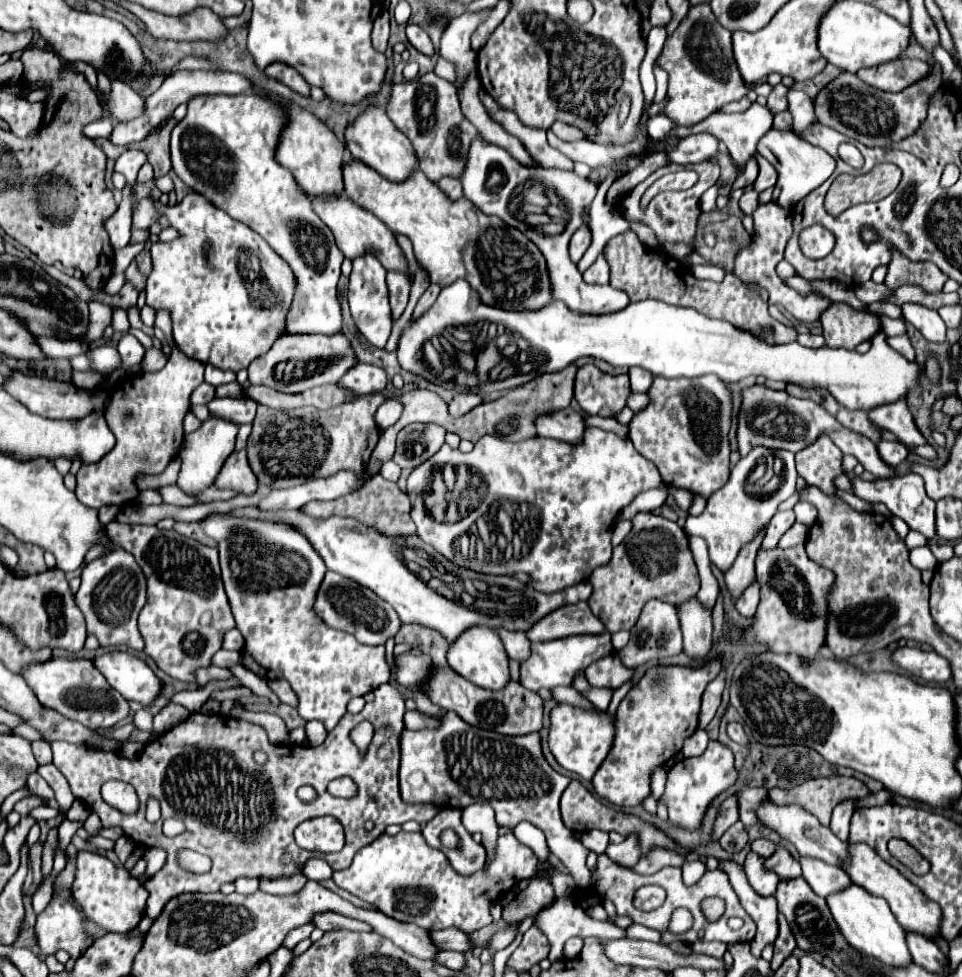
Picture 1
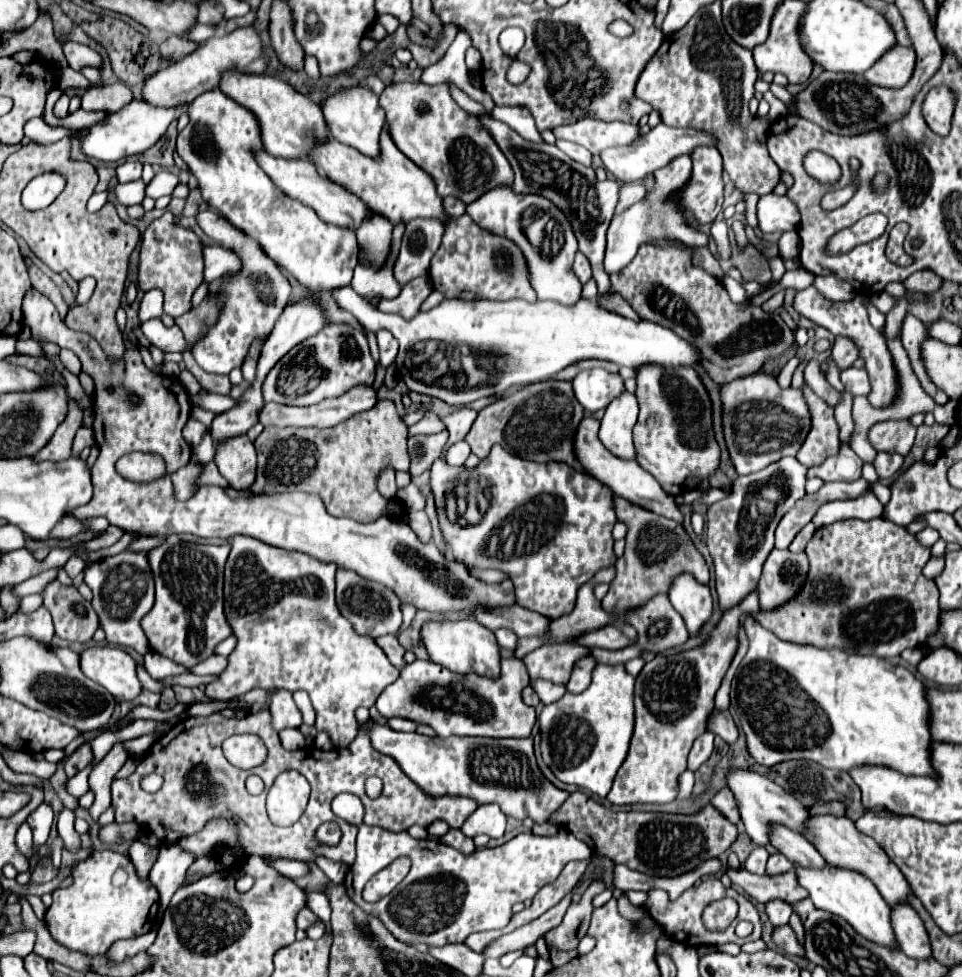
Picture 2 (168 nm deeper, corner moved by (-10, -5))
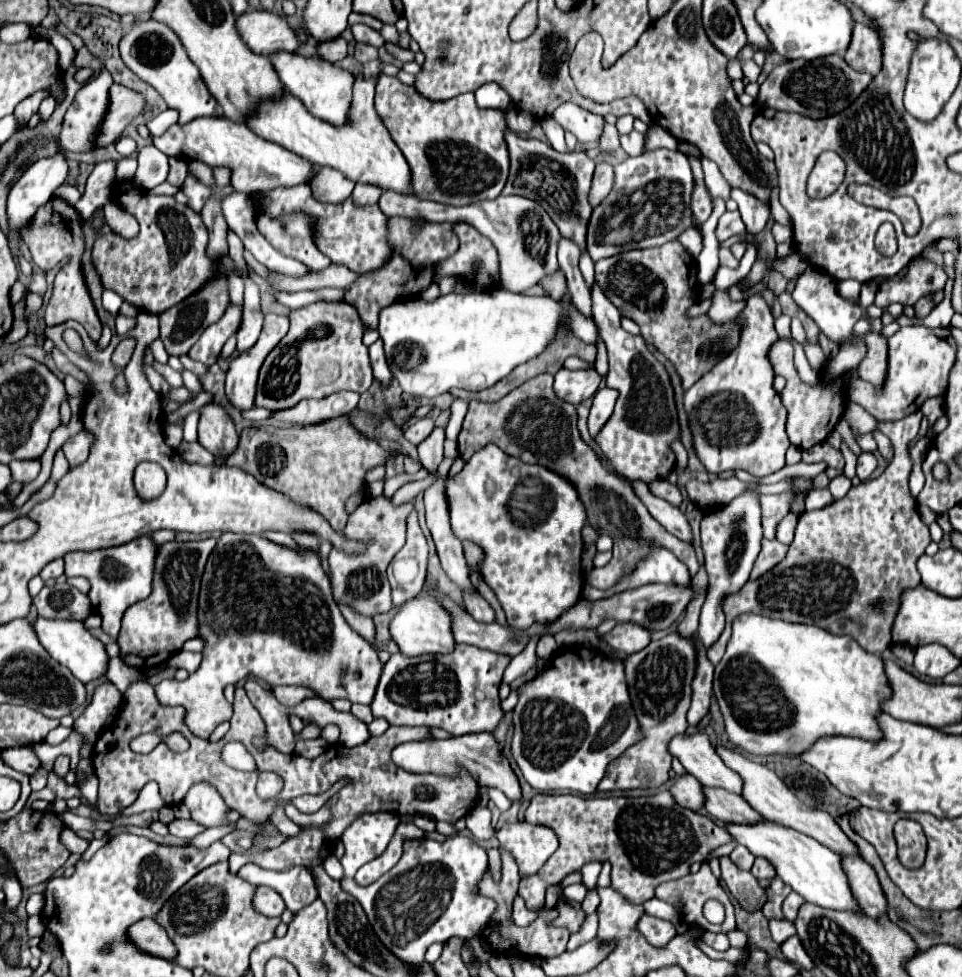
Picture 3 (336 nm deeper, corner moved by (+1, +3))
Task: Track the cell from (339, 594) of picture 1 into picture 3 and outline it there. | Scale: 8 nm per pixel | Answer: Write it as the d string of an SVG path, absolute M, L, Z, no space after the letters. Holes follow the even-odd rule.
M377 496L367 498L351 516L347 526L343 528L343 536L351 540L361 540L365 544L365 550L361 554L347 554L341 548L331 548L329 552L329 568L331 568L331 584L333 584L333 596L337 600L343 600L345 604L355 606L359 612L367 616L383 614L393 608L391 602L391 586L387 580L387 566L393 560L393 556L405 546L405 528L407 528L407 516L411 512L413 504L405 502L401 506L395 506L391 498Z

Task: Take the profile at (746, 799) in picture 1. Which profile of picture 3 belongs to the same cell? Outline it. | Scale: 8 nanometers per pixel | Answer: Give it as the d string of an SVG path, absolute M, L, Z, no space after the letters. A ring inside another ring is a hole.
M689 774L677 778L675 784L669 788L669 794L683 808L691 808L695 812L703 808L703 792L699 792L699 780L691 778Z

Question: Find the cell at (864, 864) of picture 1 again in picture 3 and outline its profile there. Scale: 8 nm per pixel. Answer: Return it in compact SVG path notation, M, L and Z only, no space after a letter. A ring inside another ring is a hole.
M717 746L715 752L719 754L719 758L725 762L727 768L731 768L733 772L737 772L743 780L743 790L741 790L741 798L755 810L759 812L763 818L769 818L769 820L775 820L783 826L789 826L801 834L807 834L811 838L815 838L817 842L825 844L827 848L831 848L833 852L837 854L859 854L855 844L851 844L851 840L847 840L847 836L843 834L843 830L837 826L835 818L833 816L827 816L827 812L819 812L815 808L807 808L801 800L795 800L793 792L783 784L783 780L773 772L769 770L767 766L763 764L757 764L725 746Z

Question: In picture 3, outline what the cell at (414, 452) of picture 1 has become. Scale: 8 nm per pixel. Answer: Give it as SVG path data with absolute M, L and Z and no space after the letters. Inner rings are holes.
M421 418L421 420L415 420L409 428L405 428L403 436L417 446L417 444L423 442L431 432L433 432L433 420L431 420L431 418Z

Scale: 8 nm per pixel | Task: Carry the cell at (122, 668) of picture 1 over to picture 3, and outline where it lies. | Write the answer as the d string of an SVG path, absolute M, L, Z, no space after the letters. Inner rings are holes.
M37 618L33 624L33 632L39 638L39 642L43 644L43 648L51 654L51 658L59 660L59 664L67 666L73 676L81 682L89 682L89 680L99 680L103 678L105 670L107 670L107 652L105 646L89 634L89 630L83 626L83 622L79 620L47 620L47 618Z

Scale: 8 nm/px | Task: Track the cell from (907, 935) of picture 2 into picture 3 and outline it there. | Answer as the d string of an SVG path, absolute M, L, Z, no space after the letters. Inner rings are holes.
M843 856L841 868L847 876L849 888L853 898L857 900L863 914L877 918L879 914L885 914L887 900L883 896L883 890L879 886L879 880L875 876L875 870L859 856Z

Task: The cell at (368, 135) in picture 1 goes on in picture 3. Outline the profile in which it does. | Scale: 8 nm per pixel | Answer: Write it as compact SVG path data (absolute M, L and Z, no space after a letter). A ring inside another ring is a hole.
M275 52L271 54L271 62L273 68L279 76L279 80L283 82L283 86L295 94L305 108L321 118L327 120L329 124L341 126L345 124L345 114L347 114L347 106L351 106L351 84L353 84L353 74L347 70L341 70L335 64L327 64L325 60L315 60L315 58L307 58L301 54L293 54L293 52Z

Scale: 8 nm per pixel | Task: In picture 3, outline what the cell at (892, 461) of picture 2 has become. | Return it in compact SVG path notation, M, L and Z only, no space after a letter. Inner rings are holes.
M861 452L861 456L857 458L857 478L867 480L871 476L871 472L875 470L875 466L877 466L875 456L869 452Z

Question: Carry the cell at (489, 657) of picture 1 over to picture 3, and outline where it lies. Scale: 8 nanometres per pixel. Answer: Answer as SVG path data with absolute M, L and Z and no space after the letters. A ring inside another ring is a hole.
M415 598L405 602L399 612L393 616L389 624L391 640L399 646L399 652L405 656L421 656L421 654L447 654L451 652L453 636L451 636L451 616L443 612L443 606L435 600Z

